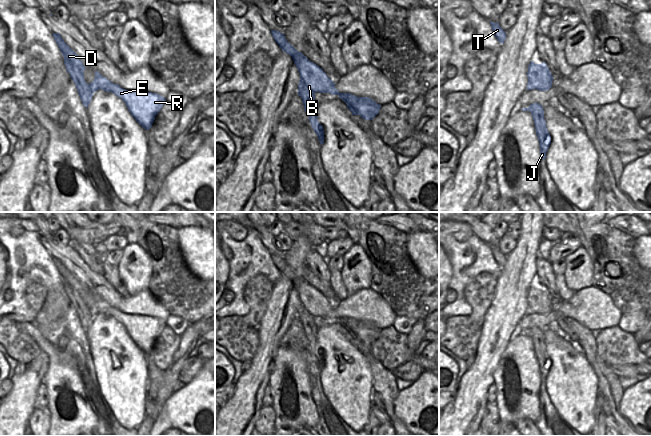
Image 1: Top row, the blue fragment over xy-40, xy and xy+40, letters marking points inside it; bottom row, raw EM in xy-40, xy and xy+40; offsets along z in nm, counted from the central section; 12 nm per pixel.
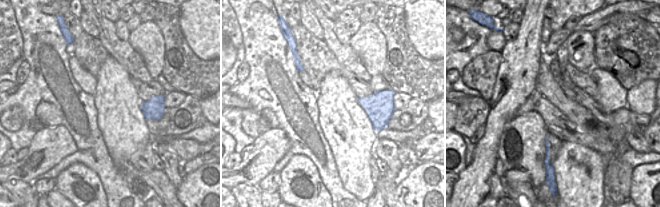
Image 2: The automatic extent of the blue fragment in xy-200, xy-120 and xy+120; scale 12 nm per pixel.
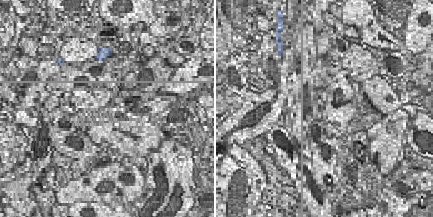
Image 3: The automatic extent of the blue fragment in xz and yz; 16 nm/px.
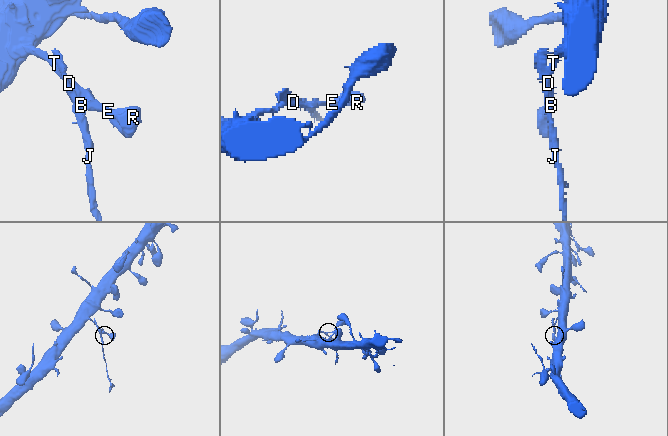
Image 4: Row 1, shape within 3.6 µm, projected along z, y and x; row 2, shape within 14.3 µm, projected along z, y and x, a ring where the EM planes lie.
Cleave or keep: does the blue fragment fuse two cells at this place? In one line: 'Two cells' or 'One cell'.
Two cells.

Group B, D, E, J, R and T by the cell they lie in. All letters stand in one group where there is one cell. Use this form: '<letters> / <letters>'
B D E R T / J

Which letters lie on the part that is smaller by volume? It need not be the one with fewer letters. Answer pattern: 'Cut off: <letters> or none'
Cut off: J

